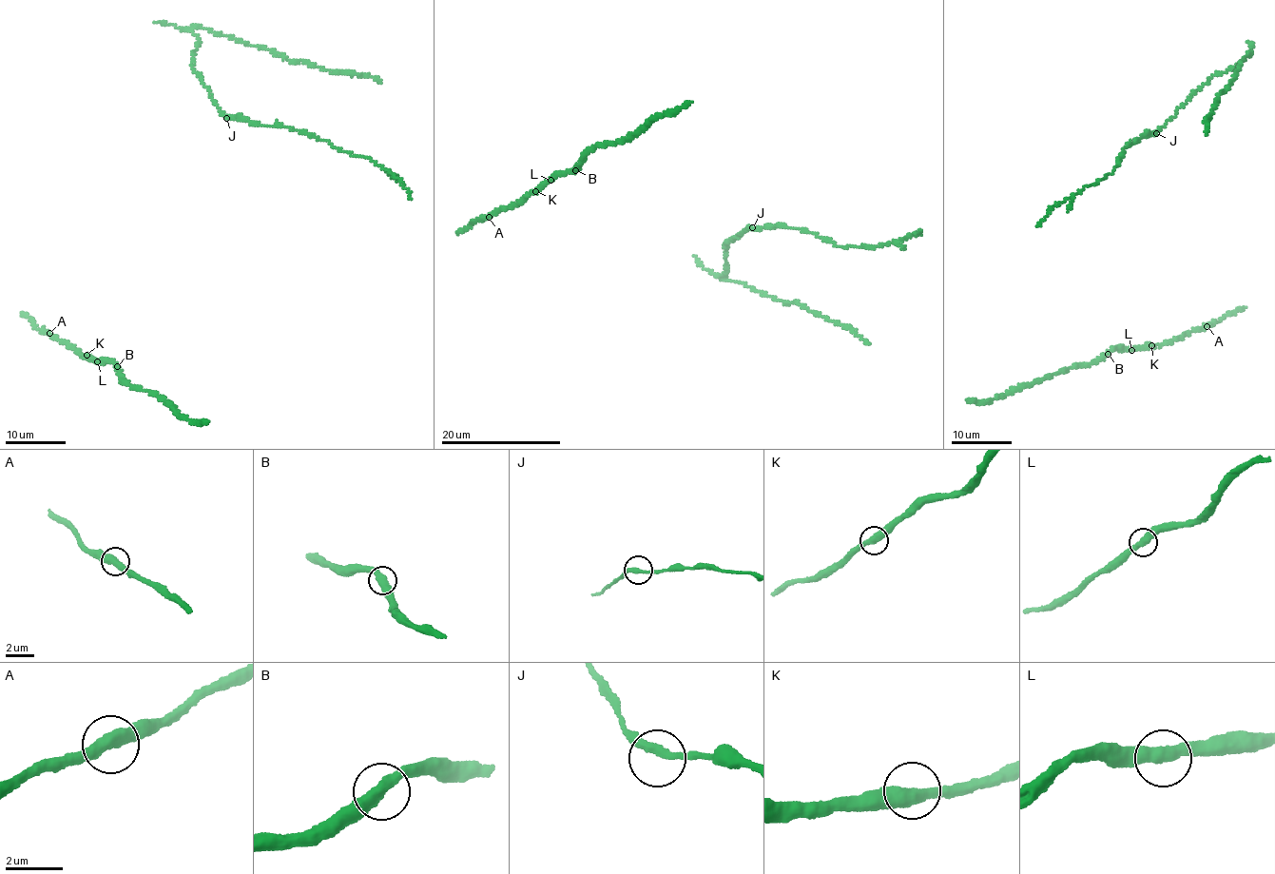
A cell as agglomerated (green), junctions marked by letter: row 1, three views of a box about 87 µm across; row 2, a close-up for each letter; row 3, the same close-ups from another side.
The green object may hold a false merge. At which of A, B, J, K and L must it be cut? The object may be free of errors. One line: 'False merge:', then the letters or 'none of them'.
False merge: none of them

